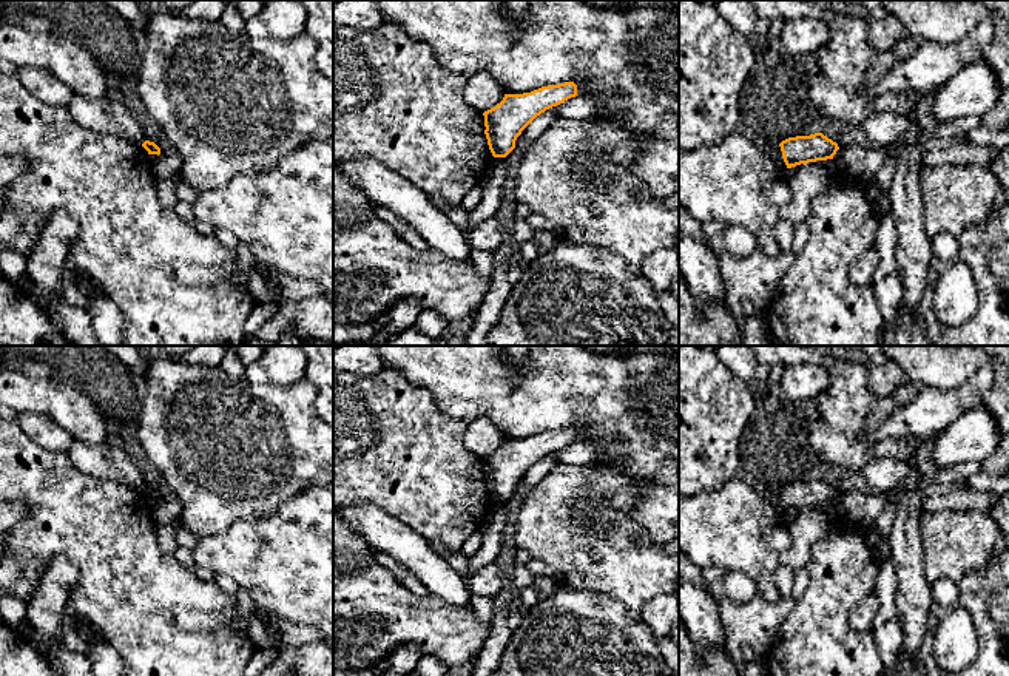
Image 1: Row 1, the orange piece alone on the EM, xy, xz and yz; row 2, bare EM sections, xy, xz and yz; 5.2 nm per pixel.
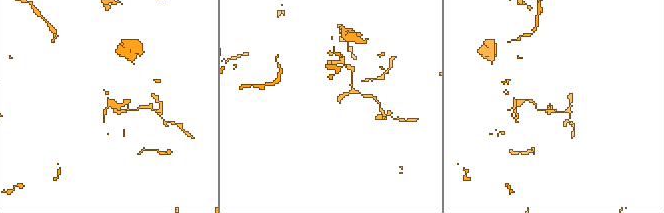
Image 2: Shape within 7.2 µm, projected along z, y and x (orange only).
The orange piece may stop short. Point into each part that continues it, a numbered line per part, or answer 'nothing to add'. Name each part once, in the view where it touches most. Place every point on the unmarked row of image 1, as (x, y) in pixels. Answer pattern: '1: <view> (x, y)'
nothing to add

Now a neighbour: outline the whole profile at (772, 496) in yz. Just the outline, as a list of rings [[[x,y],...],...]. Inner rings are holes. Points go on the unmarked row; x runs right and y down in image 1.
[[[758,488],[758,491],[779,514],[787,515],[779,489]]]

